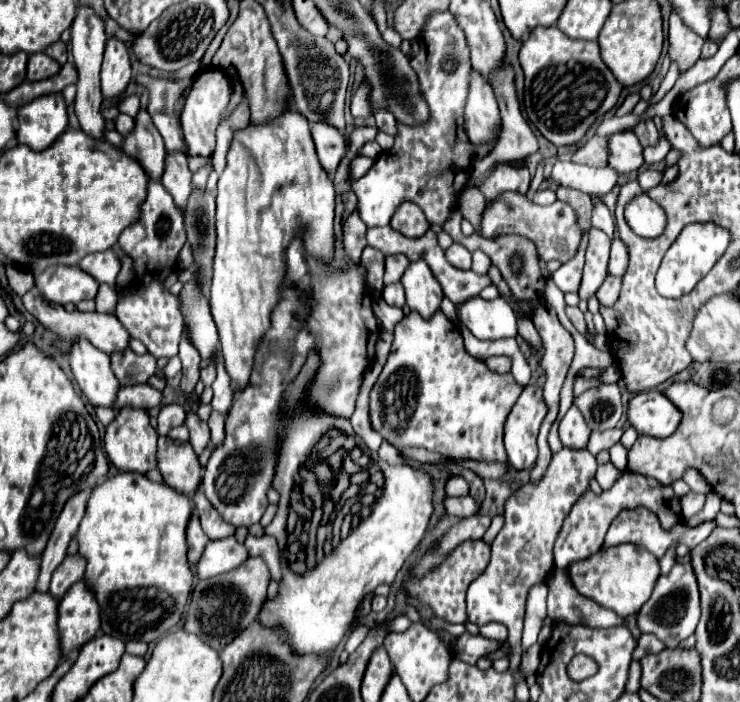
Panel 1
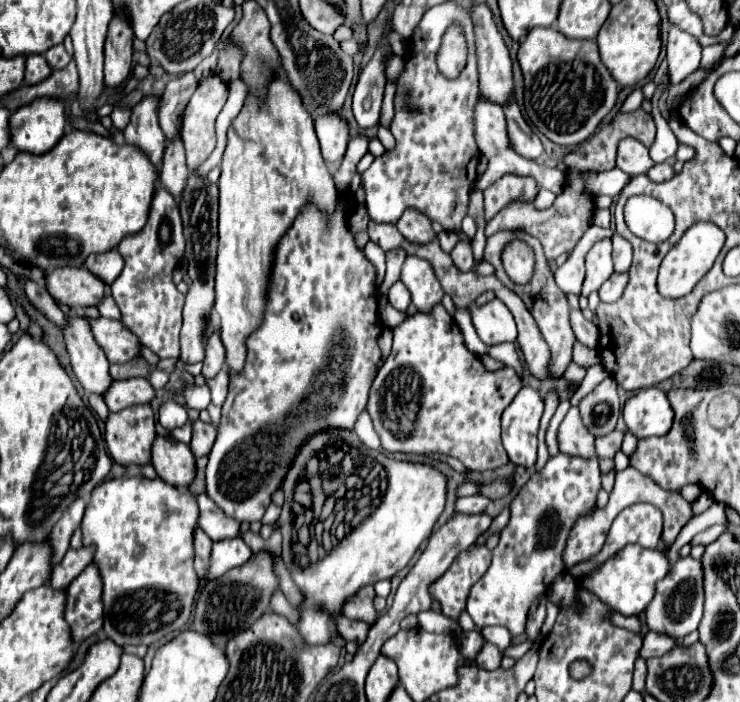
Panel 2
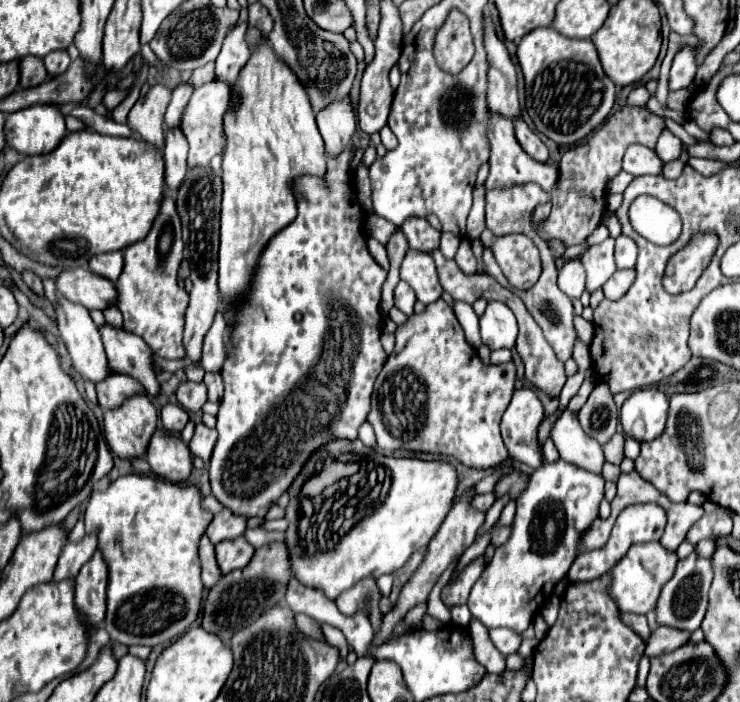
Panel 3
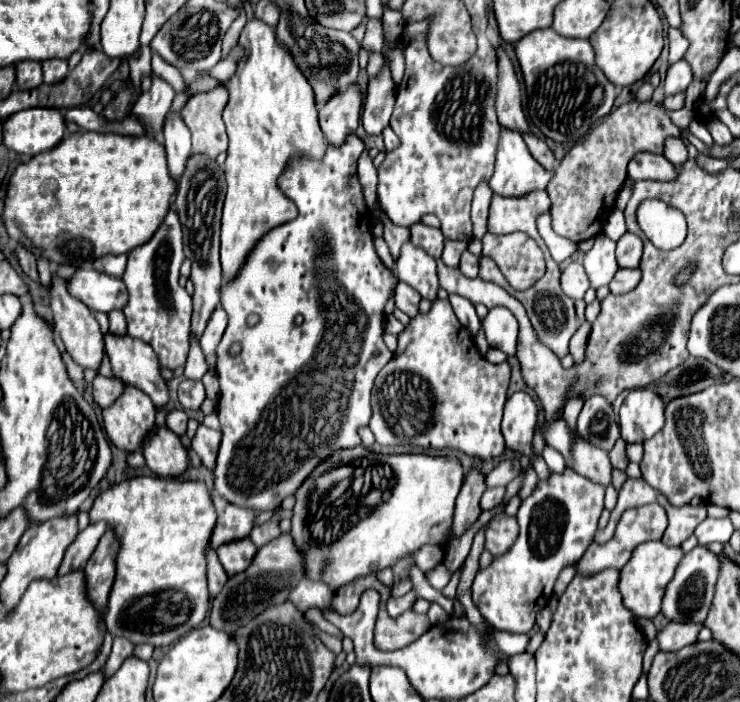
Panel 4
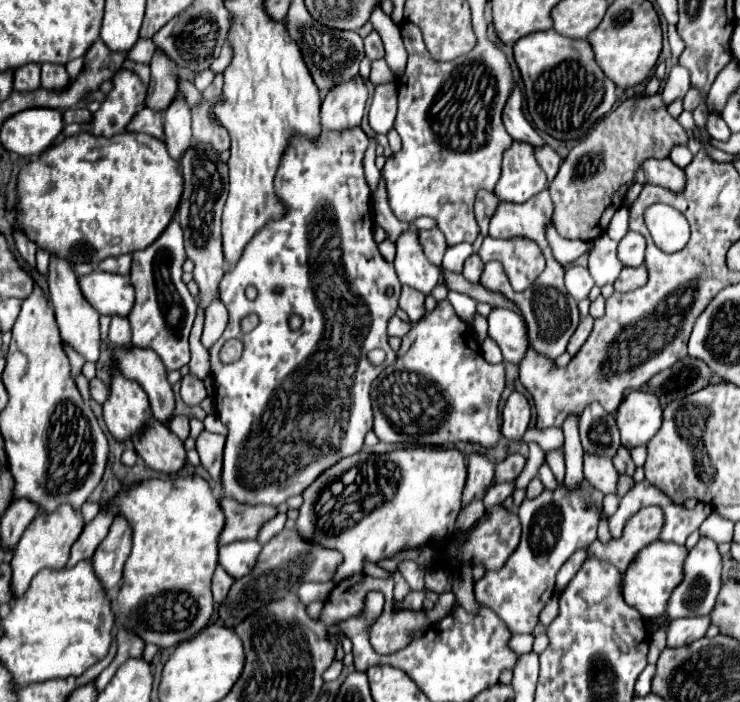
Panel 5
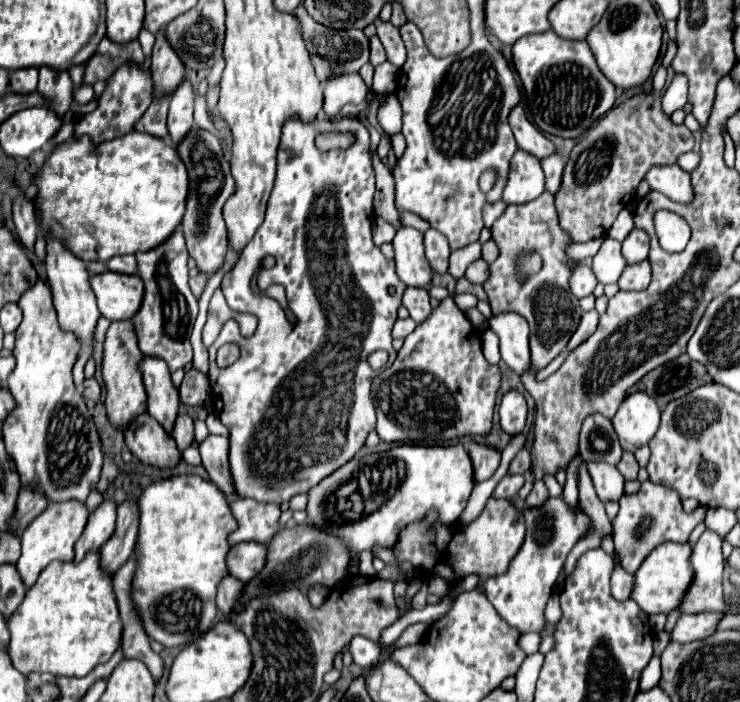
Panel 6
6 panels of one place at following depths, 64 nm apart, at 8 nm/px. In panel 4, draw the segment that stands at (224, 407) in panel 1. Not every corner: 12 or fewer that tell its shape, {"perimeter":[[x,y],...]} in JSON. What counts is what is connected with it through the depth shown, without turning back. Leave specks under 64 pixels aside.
{"perimeter":[[212,370],[204,374],[208,398],[218,398],[218,380]]}

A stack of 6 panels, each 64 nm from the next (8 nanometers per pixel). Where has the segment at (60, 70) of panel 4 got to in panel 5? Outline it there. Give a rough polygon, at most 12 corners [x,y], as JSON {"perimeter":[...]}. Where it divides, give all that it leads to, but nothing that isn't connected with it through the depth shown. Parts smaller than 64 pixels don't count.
{"perimeter":[[60,64],[42,66],[42,88],[60,92],[70,78]]}

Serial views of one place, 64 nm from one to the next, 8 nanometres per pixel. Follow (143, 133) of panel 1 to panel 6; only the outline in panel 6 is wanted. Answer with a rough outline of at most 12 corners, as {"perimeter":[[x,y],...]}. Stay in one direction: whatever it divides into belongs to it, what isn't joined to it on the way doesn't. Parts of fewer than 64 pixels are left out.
{"perimeter":[[156,34],[152,78],[160,98],[184,80],[184,64]]}

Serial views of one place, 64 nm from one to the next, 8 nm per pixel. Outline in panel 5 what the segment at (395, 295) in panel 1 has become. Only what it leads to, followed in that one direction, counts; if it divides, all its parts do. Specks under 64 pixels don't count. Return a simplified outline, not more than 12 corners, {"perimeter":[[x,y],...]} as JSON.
{"perimeter":[[402,286],[400,308],[418,322],[424,310],[424,294]]}

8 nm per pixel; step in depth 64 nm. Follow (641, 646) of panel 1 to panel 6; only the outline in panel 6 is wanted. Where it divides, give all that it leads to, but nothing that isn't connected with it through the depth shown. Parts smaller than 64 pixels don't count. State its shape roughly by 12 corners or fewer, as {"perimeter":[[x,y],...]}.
{"perimeter":[[720,612],[680,616],[670,640],[694,642],[716,632]]}

